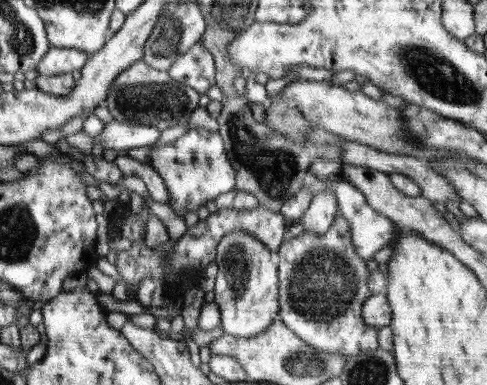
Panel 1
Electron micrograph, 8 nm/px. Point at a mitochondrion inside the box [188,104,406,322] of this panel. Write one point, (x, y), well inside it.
(273, 168)

